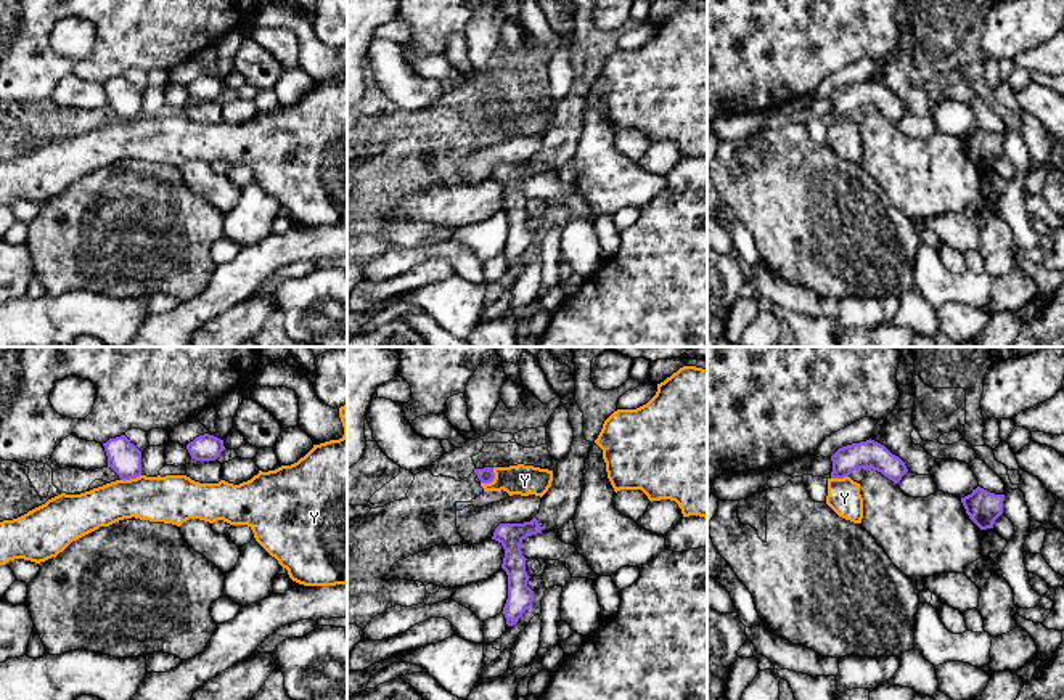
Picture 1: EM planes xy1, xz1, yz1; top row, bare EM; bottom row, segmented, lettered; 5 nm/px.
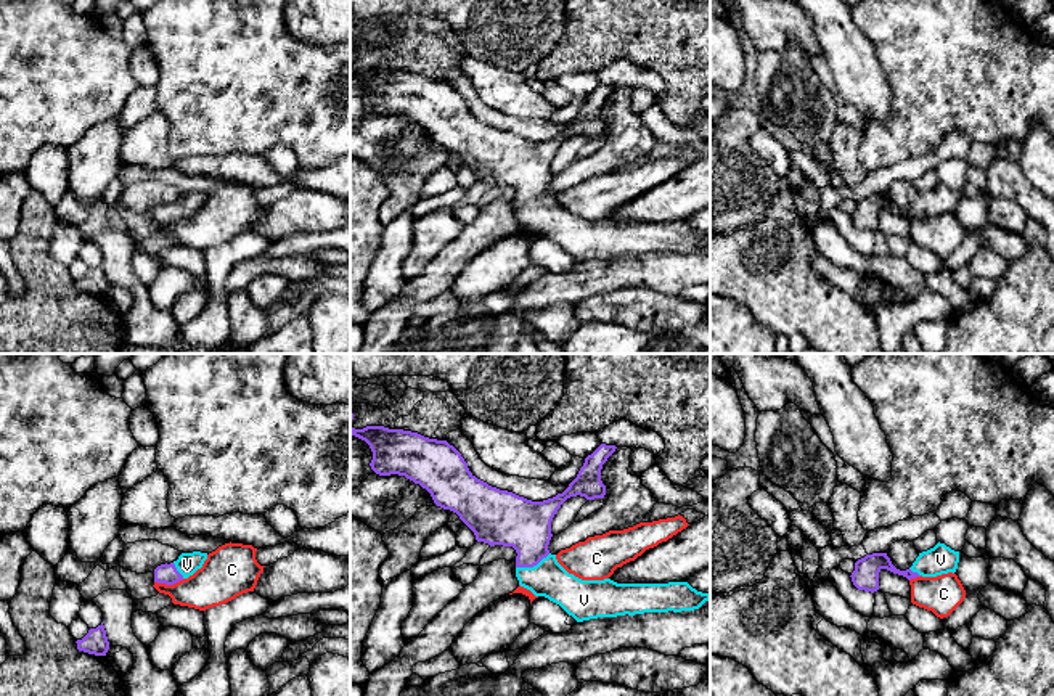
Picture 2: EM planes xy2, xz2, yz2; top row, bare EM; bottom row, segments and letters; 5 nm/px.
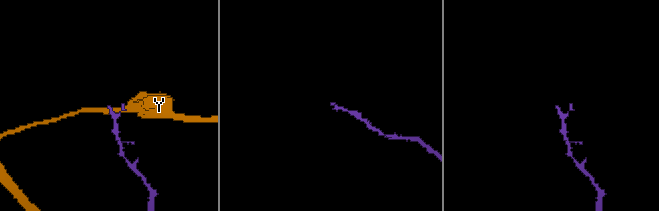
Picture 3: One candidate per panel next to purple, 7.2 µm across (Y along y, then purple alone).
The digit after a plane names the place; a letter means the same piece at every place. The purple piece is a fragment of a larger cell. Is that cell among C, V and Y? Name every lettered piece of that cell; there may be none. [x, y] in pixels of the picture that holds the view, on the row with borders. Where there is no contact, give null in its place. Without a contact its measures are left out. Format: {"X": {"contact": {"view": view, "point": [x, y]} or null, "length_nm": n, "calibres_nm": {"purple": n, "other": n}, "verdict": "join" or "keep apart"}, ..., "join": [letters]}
{"C": {"contact": {"view": "xy2", "point": [169, 584]}, "length_nm": 150, "calibres_nm": {"purple": 100, "other": 220}, "verdict": "keep apart"}, "V": {"contact": {"view": "xz2", "point": [532, 566]}, "length_nm": 190, "calibres_nm": {"purple": 260, "other": 180}, "verdict": "join"}, "Y": {"contact": {"view": "xz1", "point": [492, 479]}, "length_nm": 110, "calibres_nm": {"purple": 80, "other": 150}, "verdict": "keep apart"}, "join": ["V"]}

